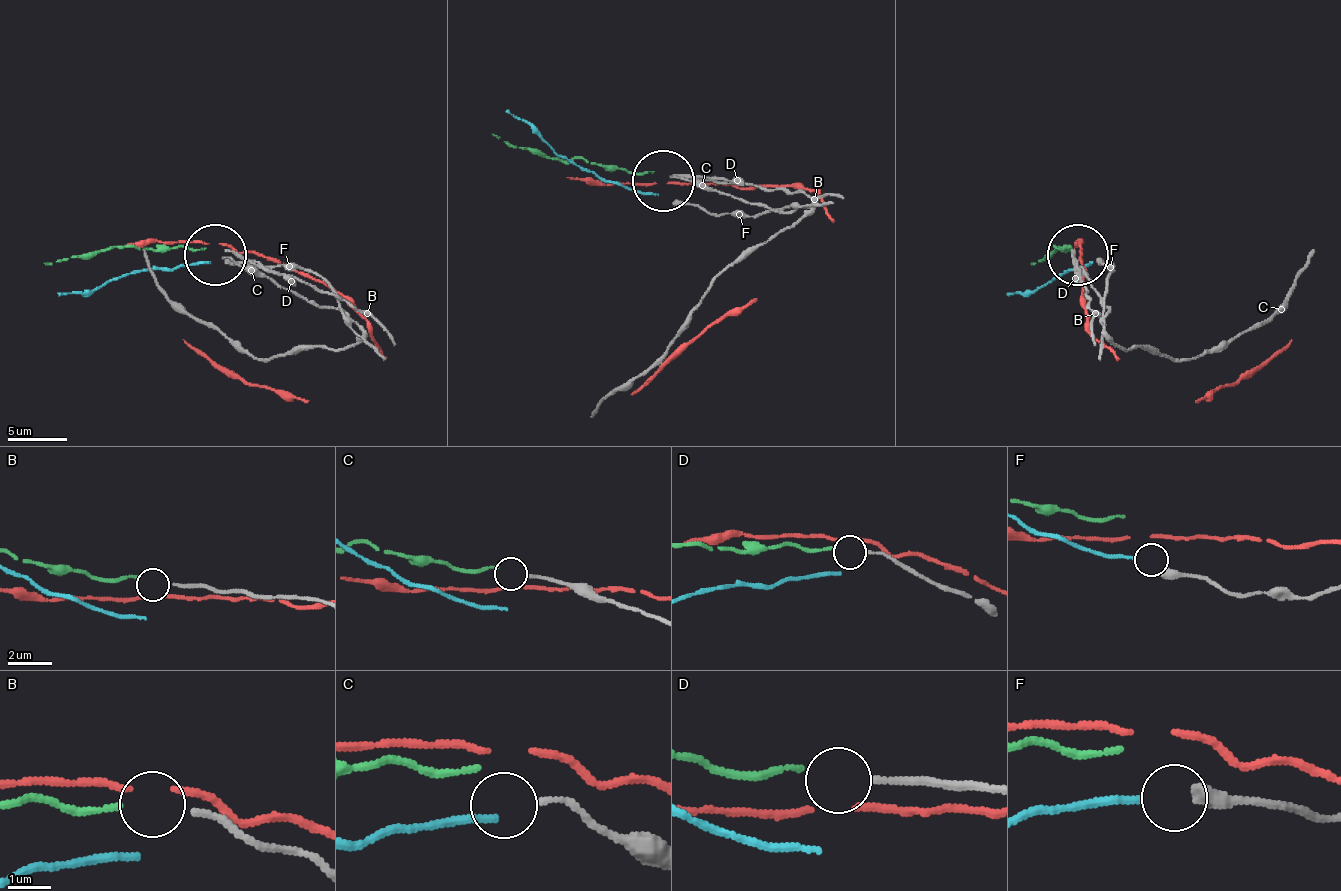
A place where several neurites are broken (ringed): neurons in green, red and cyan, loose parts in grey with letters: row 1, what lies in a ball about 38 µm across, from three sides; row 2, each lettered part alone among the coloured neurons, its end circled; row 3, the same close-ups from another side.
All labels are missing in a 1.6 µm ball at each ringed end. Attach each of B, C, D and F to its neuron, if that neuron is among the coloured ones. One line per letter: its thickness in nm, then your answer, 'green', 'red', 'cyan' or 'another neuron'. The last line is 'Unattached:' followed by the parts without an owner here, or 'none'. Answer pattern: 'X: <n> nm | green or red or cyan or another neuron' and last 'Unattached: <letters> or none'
B: 160 nm | another neuron
C: 120 nm | another neuron
D: 140 nm | green
F: 400 nm | cyan
Unattached: B, C

